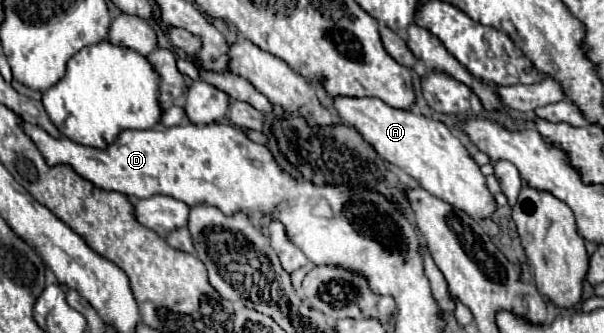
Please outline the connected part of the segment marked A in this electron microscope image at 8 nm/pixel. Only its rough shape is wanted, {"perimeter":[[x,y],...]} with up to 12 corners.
{"perimeter":[[334,99],[340,119],[422,189],[472,219],[496,201],[436,119],[380,99]]}

